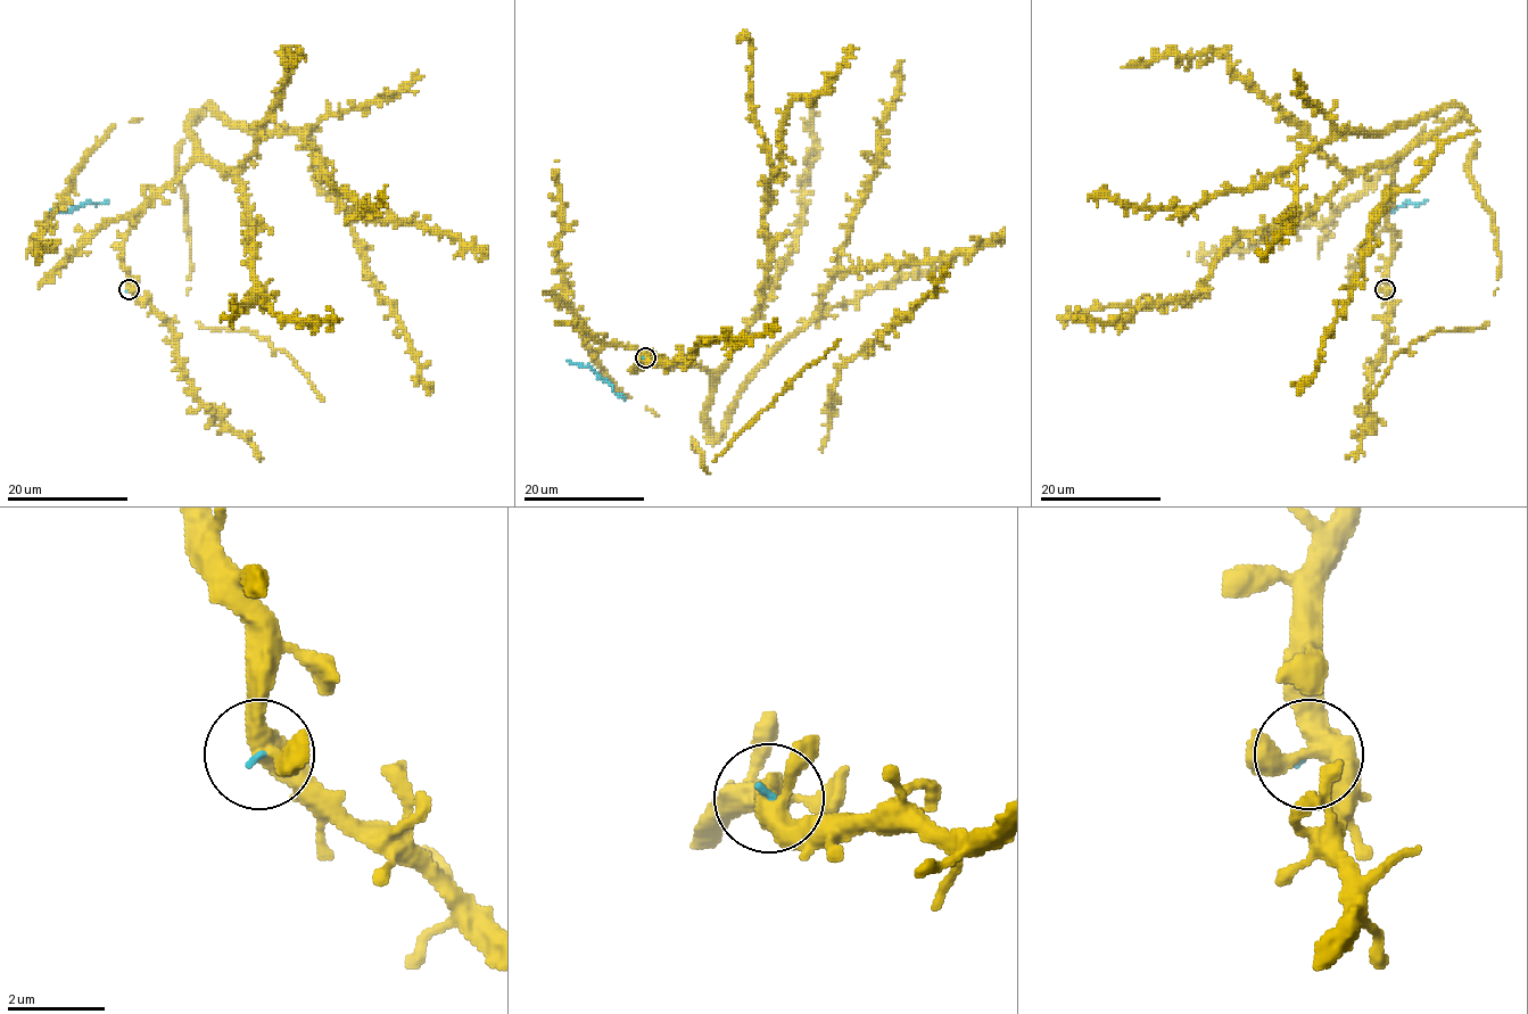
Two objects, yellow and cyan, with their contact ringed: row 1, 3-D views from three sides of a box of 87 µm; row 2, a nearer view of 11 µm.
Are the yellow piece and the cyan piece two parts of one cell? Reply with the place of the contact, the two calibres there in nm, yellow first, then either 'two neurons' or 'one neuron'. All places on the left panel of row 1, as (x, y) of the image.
at (129, 289); 380 nm thick on the yellow side, 60 nm on the other; two neurons

